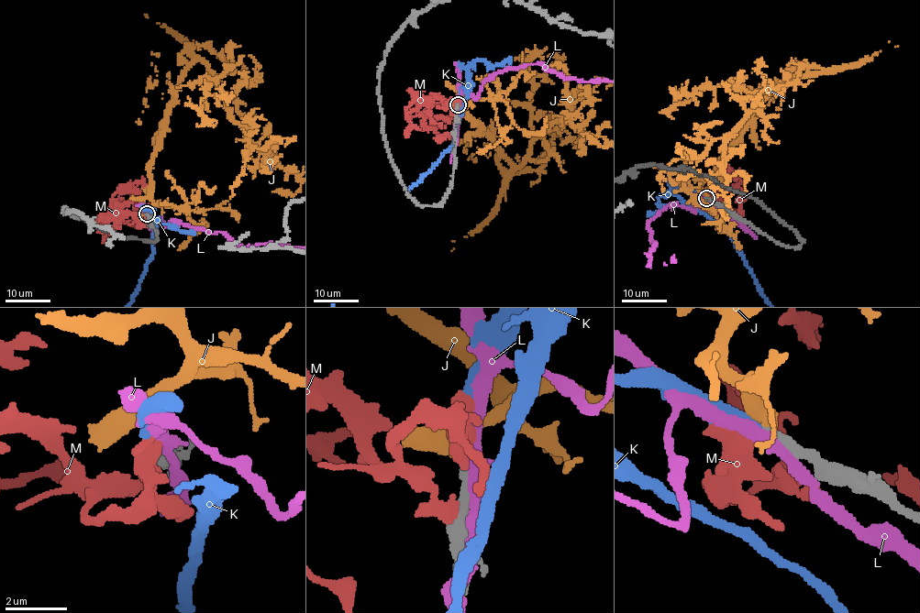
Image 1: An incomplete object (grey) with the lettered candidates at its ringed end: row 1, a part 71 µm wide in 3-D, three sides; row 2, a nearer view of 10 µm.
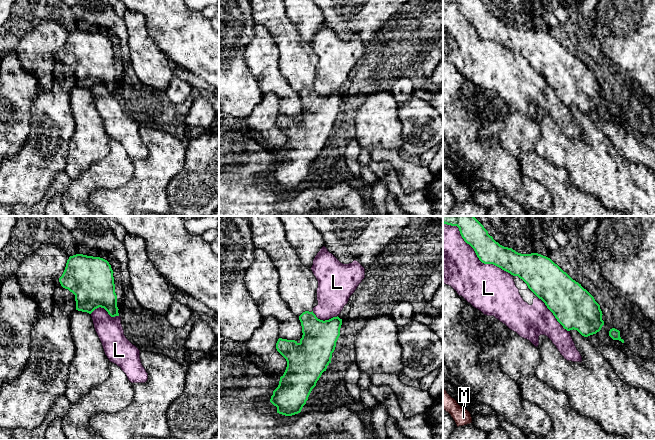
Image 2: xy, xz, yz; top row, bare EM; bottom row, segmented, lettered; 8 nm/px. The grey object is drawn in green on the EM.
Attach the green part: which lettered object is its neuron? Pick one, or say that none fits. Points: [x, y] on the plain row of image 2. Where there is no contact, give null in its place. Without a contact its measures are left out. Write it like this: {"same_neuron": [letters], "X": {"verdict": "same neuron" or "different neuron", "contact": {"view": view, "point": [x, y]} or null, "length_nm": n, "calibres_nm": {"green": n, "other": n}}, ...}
{"same_neuron": ["K"], "J": {"verdict": "different neuron", "contact": null}, "K": {"verdict": "same neuron", "contact": null}, "L": {"verdict": "different neuron", "contact": {"view": "yz", "point": [476, 30]}, "length_nm": 650, "calibres_nm": {"green": 200, "other": 400}}, "M": {"verdict": "different neuron", "contact": null}}

